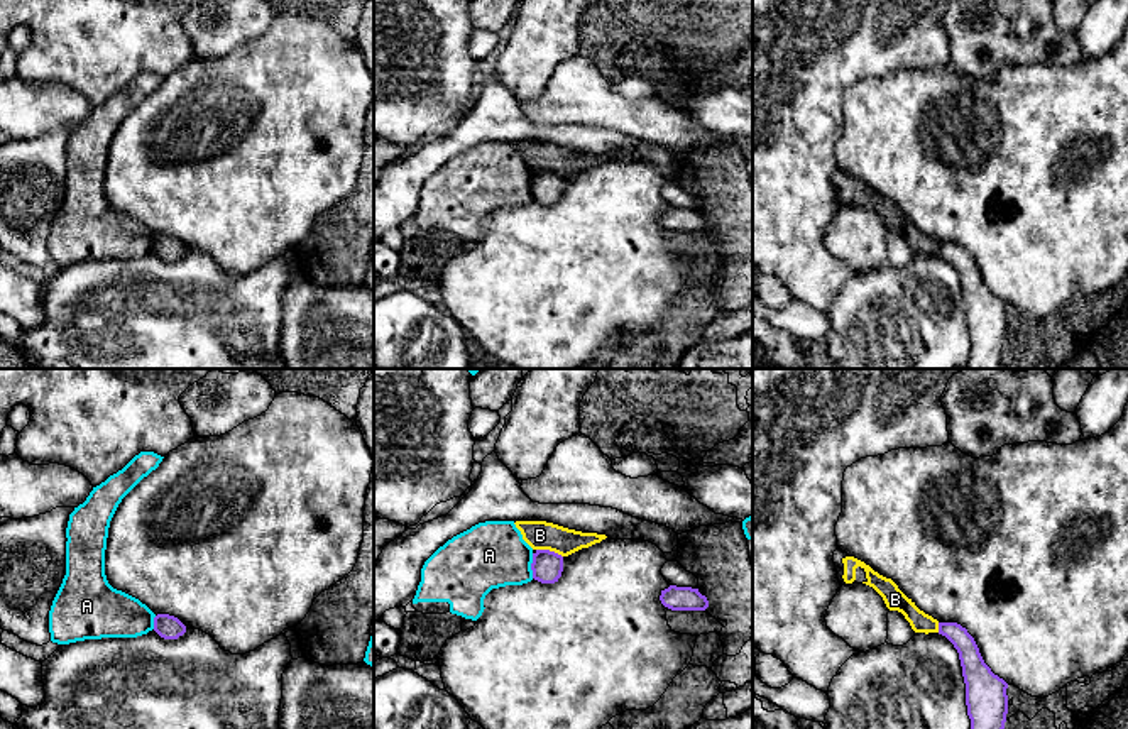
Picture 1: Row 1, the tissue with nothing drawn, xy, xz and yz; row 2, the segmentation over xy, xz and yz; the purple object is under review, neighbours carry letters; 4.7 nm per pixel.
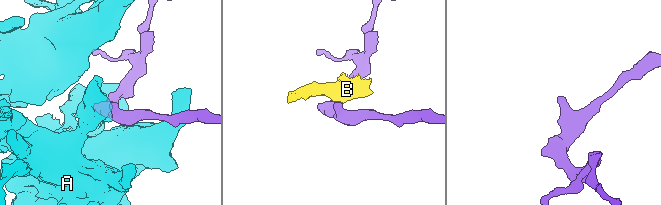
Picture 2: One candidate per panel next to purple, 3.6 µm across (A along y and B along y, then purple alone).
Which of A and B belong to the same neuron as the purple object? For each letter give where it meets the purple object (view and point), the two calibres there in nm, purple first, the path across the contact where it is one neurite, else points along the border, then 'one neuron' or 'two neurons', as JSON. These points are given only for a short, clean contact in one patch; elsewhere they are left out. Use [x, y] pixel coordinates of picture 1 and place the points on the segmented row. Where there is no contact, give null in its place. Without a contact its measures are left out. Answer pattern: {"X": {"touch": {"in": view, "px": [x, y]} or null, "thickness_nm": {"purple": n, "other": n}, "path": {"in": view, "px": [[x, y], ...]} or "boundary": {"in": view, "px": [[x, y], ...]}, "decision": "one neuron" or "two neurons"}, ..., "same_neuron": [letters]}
{"A": {"touch": {"in": "xz", "px": [531, 565]}, "thickness_nm": {"purple": 150, "other": 320}, "boundary": {"in": "xz", "px": [[533, 553], [531, 577]]}, "decision": "two neurons"}, "B": {"touch": {"in": "xz", "px": [550, 552]}, "thickness_nm": {"purple": 150, "other": 140}, "decision": "two neurons"}, "same_neuron": []}

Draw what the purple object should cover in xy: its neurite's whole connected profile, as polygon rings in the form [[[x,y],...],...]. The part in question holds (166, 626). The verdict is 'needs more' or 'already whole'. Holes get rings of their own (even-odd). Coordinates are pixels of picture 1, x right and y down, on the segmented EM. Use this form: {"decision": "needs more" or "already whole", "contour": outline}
{"decision": "already whole", "contour": [[[157,614],[154,617],[154,631],[164,639],[178,639],[186,633],[186,626],[174,616]]]}

